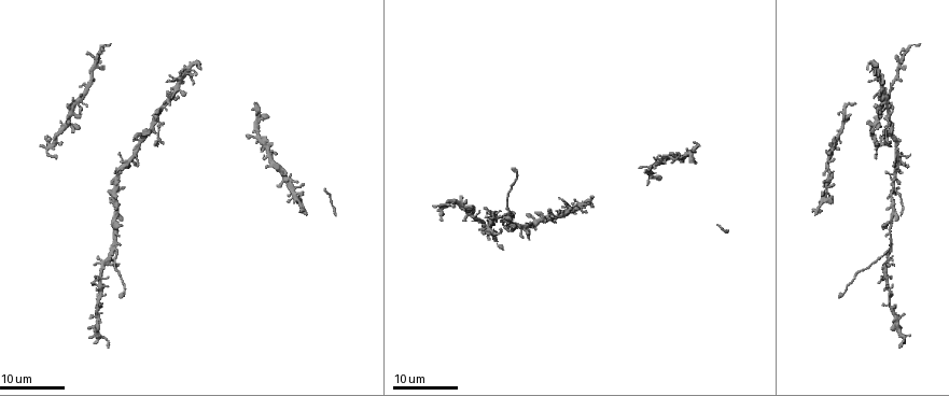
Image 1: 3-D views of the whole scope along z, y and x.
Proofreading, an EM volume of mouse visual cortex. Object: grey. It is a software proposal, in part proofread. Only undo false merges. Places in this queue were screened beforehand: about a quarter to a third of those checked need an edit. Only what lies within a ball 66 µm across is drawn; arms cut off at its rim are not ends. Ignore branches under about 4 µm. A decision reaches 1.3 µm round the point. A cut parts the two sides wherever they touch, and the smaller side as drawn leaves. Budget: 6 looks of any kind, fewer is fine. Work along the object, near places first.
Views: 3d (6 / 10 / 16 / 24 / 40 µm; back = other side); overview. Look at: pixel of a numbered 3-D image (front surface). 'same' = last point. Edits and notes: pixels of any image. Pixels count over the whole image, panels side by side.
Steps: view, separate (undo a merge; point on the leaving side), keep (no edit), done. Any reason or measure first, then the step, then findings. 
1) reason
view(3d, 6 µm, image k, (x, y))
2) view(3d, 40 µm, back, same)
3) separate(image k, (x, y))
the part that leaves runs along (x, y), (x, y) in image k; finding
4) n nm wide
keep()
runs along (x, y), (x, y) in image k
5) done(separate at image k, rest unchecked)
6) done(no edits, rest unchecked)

a fork
view(3d, 24 µm, image 1, (113, 253))

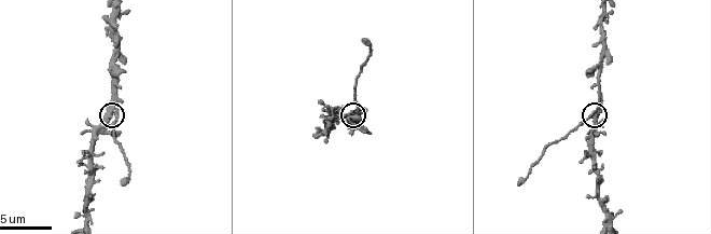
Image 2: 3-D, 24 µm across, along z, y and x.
view(3d, 10 µm, image 2, (354, 111))

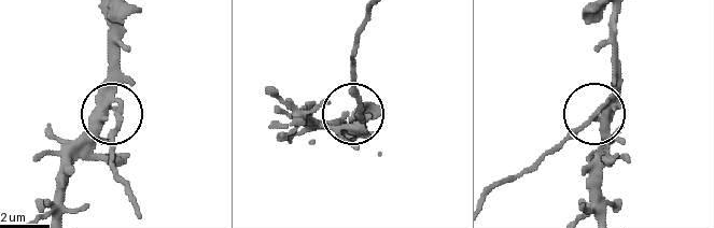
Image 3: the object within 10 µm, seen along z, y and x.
3 arms
separate(image 3, (116, 126))
two neurons meet here

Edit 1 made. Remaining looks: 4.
view(3d, 16 µm, image 1, (99, 333))

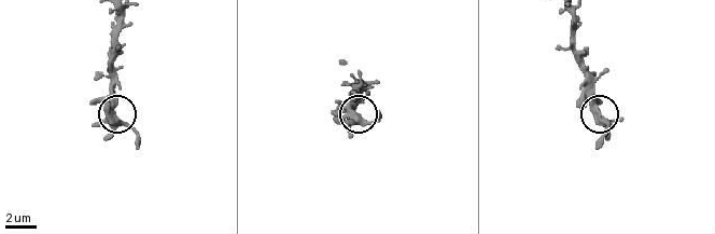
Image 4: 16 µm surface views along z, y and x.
view(3d, 10 µm, image 4, (113, 114))

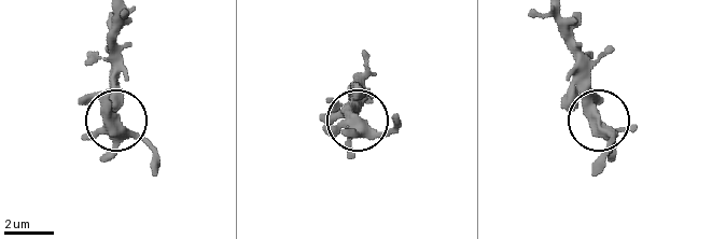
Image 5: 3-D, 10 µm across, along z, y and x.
4 arms
keep()
runs along (121, 23), (114, 41), (114, 115), (155, 156) in image 5; all the same neuron

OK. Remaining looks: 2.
four or more arms meet
view(3d, 24 µm, image 1, (461, 204))

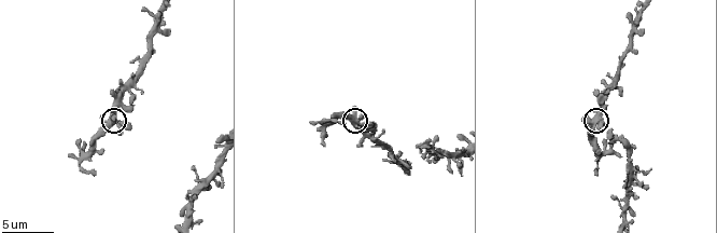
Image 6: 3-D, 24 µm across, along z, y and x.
closer look
view(3d, 10 µm, image 6, (594, 115))

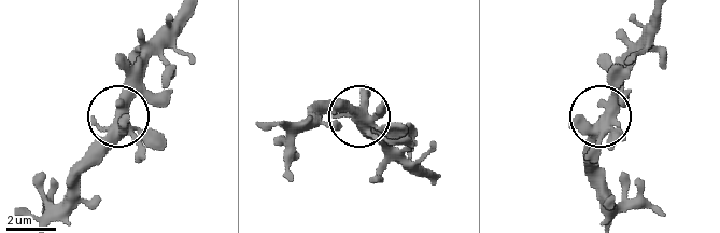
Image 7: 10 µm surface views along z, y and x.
440 nm wide
keep()
continuous, no second neuron

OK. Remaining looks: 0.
done(separate at image 3, rest unchecked)

